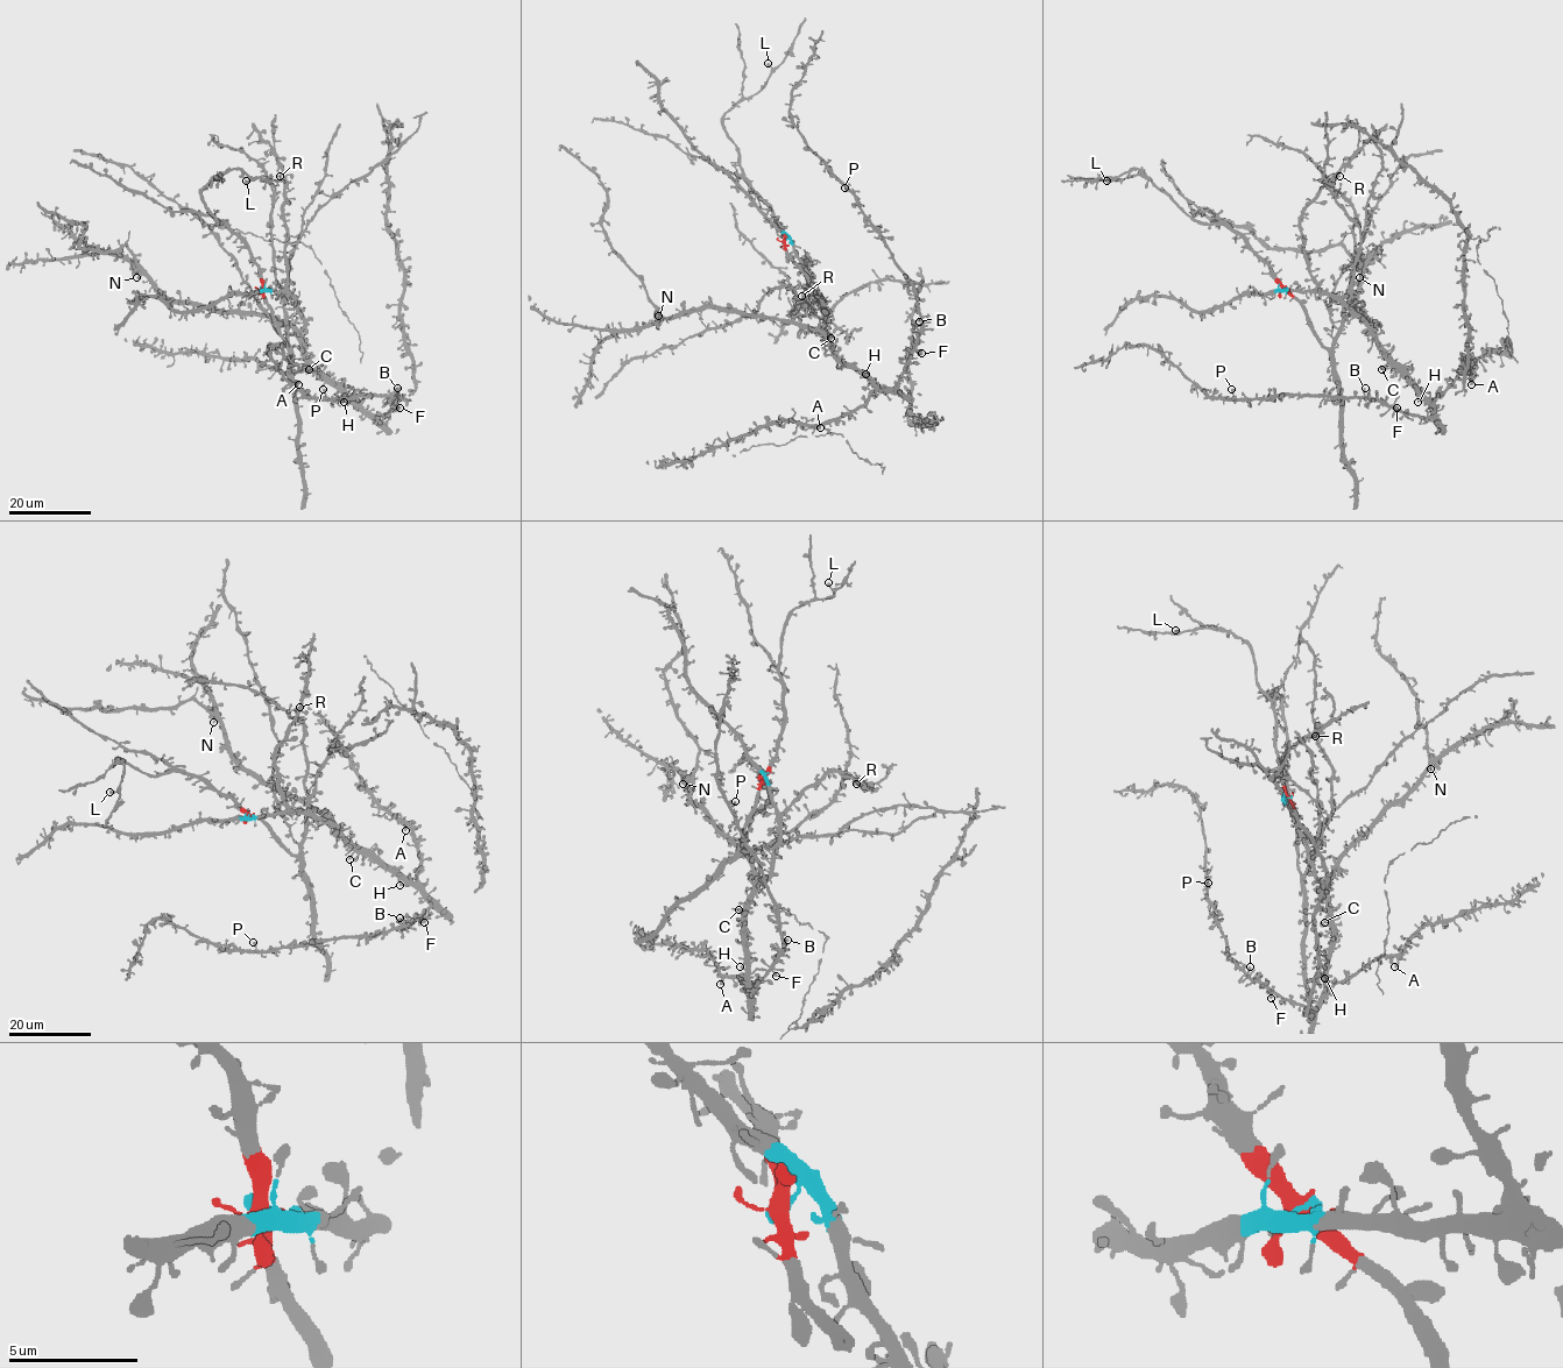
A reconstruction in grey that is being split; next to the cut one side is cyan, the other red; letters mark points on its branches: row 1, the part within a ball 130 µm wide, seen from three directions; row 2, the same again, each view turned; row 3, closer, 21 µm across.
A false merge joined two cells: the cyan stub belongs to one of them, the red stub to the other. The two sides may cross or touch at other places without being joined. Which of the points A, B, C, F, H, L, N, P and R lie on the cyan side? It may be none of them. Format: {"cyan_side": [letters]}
{"cyan_side": ["A", "B", "C", "F", "H", "N", "P", "R"]}

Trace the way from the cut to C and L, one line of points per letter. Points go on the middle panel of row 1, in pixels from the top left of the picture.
C: (784, 240), (791, 241), (817, 298), (829, 346), (830, 337)
L: (784, 240), (771, 210), (744, 175), (738, 148), (723, 121), (723, 117), (762, 86), (771, 72), (768, 63)

